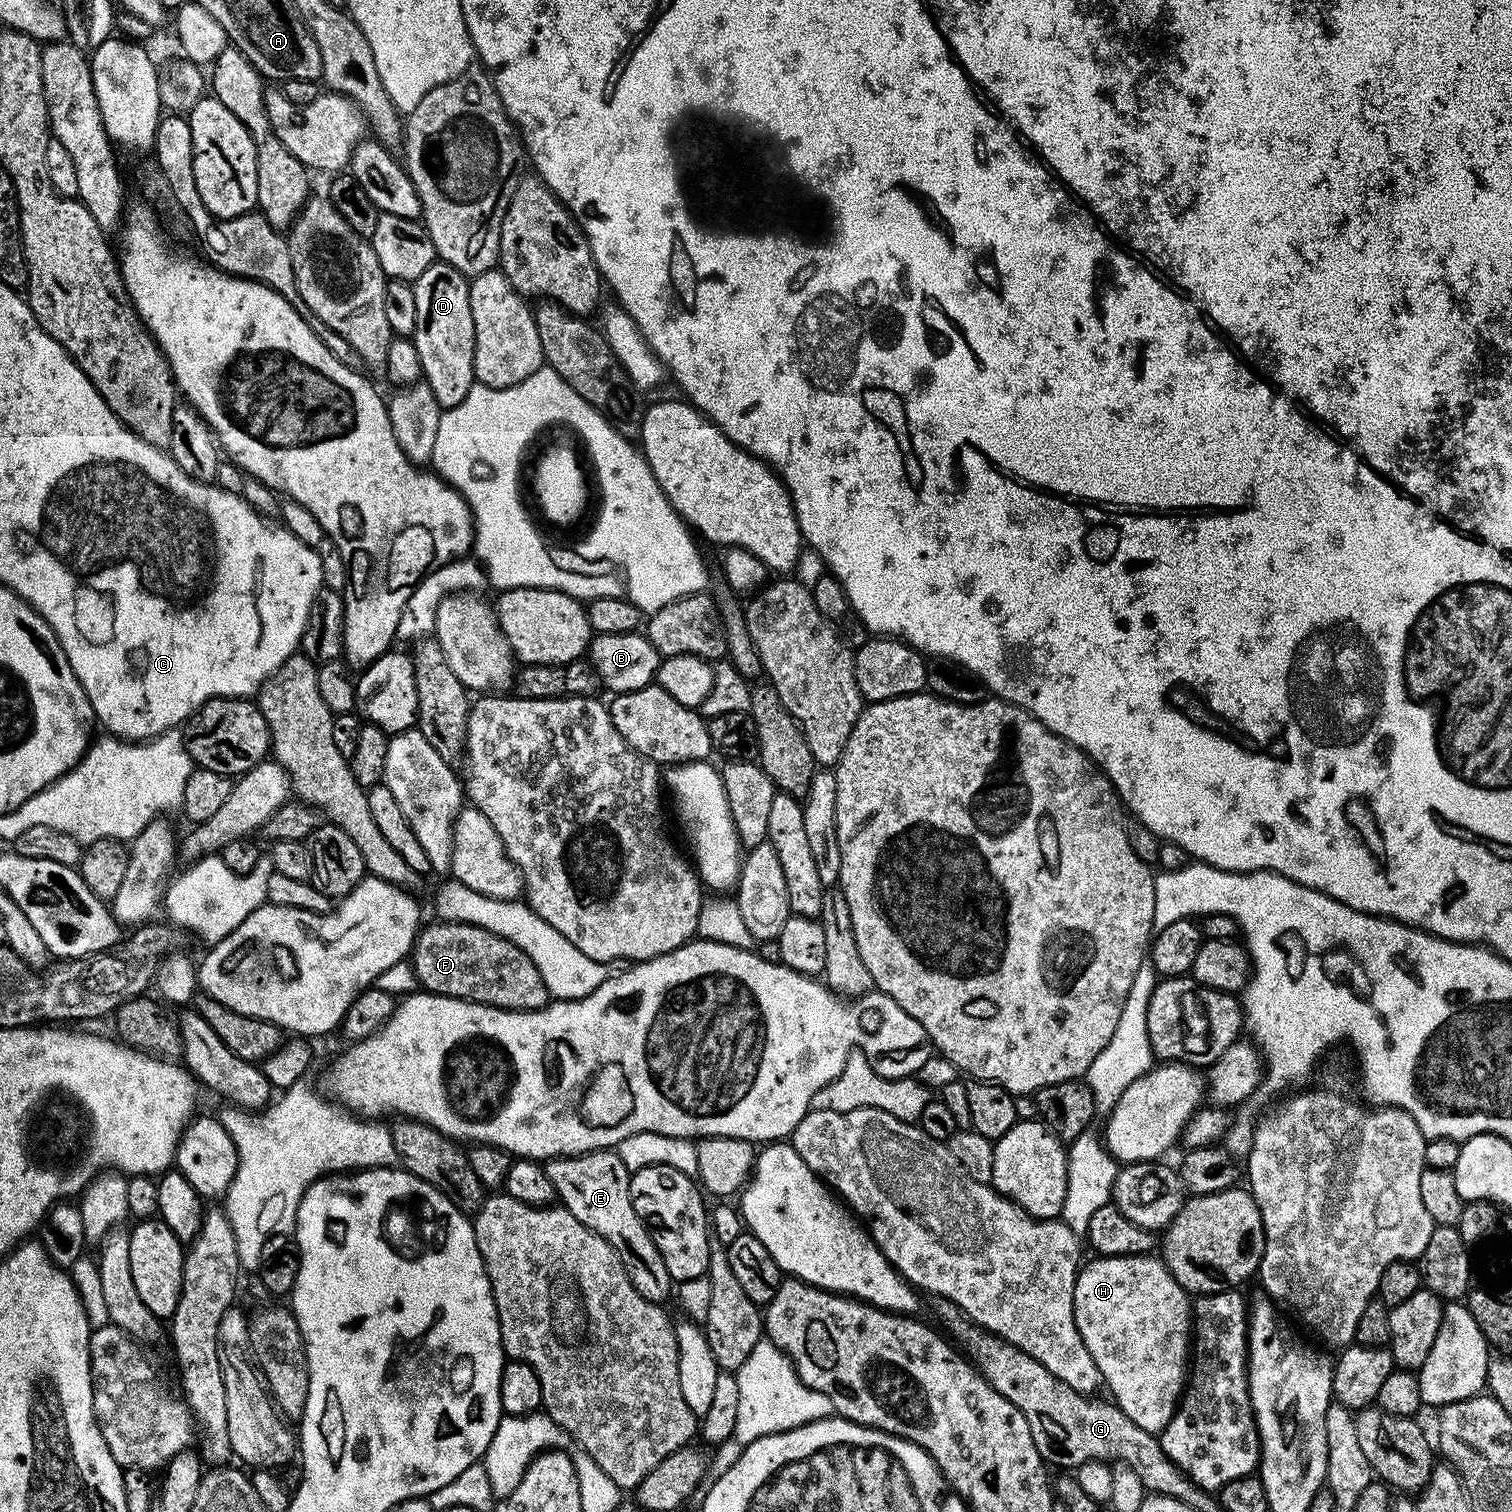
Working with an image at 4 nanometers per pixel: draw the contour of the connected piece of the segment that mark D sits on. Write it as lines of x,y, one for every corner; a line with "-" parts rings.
437,262
414,282
418,322
414,337
422,358
423,383
434,390
441,409
458,406
474,386
474,314
470,314
470,280
454,266

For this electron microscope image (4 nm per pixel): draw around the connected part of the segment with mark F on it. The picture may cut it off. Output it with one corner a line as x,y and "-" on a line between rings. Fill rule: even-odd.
435,923
429,928
428,925
421,927
410,953
412,974
423,991
511,1012
537,1012
550,1002
548,987
542,974
538,974
538,966
534,966
514,942
482,930
482,926

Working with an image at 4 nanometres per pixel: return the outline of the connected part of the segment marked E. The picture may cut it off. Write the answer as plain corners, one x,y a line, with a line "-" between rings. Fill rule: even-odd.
601,1150
588,1152
585,1156
557,1158
547,1161
543,1169
546,1178
554,1182
559,1203
570,1210
578,1222
610,1242
612,1249
620,1256
634,1290
638,1290
642,1298
663,1305
664,1299
673,1295
674,1282
670,1278
670,1270
666,1270
666,1262
662,1262
658,1246
654,1246
654,1238
648,1233
648,1227
634,1210
634,1202
630,1198
632,1178
618,1152

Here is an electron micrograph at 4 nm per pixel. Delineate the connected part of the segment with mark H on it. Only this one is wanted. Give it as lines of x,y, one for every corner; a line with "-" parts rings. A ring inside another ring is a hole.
1145,1254
1143,1256
1103,1256
1093,1257
1081,1267
1076,1276
1074,1288
1074,1322
1078,1326
1078,1334
1090,1350
1094,1362
1098,1366
1103,1383
1108,1384
1112,1391
1111,1399
1134,1422
1134,1426
1142,1426
1142,1430
1163,1432
1164,1428
1170,1422
1170,1418
1176,1413
1176,1405
1180,1402
1180,1397
1186,1387
1186,1365
1190,1360
1190,1296
1184,1288
1178,1286
1177,1280
1170,1274
1163,1261
1157,1257

